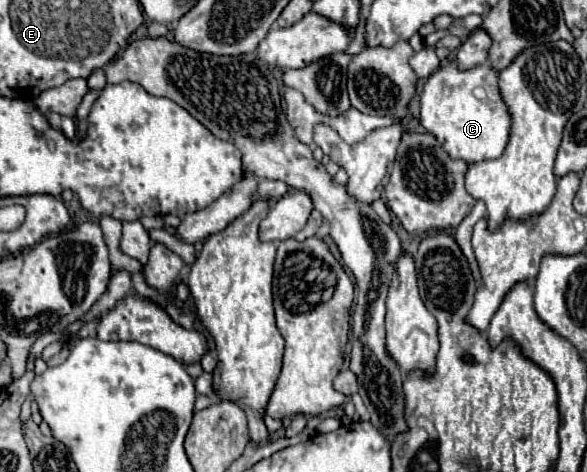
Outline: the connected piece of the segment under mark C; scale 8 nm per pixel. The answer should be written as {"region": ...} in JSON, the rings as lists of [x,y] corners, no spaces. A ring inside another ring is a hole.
{"region":[[[455,60],[439,66],[439,70],[429,76],[421,94],[421,126],[437,138],[451,160],[475,164],[499,158],[509,140],[511,114],[501,98],[495,70],[491,70],[489,64],[459,70]]]}

